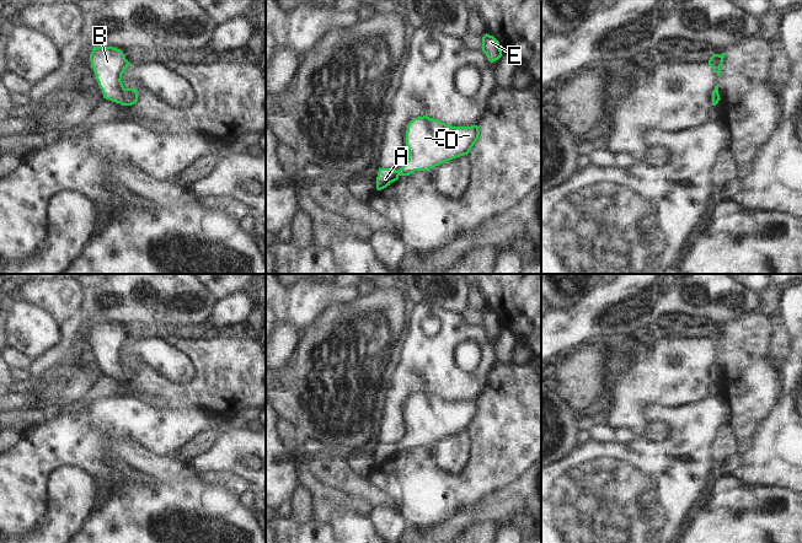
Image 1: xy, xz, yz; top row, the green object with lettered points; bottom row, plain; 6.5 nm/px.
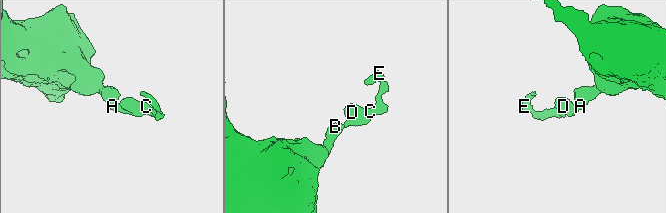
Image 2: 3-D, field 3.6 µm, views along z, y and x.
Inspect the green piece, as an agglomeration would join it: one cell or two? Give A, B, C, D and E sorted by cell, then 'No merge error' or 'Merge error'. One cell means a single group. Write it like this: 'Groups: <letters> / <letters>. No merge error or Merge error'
Groups: A B C D E. No merge error

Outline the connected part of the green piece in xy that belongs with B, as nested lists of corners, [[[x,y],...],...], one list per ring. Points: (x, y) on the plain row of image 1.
[[[93,322],[90,337],[103,373],[122,381],[132,381],[138,376],[137,364],[125,364],[121,356],[124,345],[130,339],[121,324]]]

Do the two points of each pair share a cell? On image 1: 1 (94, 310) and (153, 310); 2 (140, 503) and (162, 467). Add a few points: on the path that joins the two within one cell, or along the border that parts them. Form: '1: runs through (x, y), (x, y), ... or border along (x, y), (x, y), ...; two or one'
1: runs through (108, 310), (138, 310); one
2: border along (153, 478), (185, 482); two

